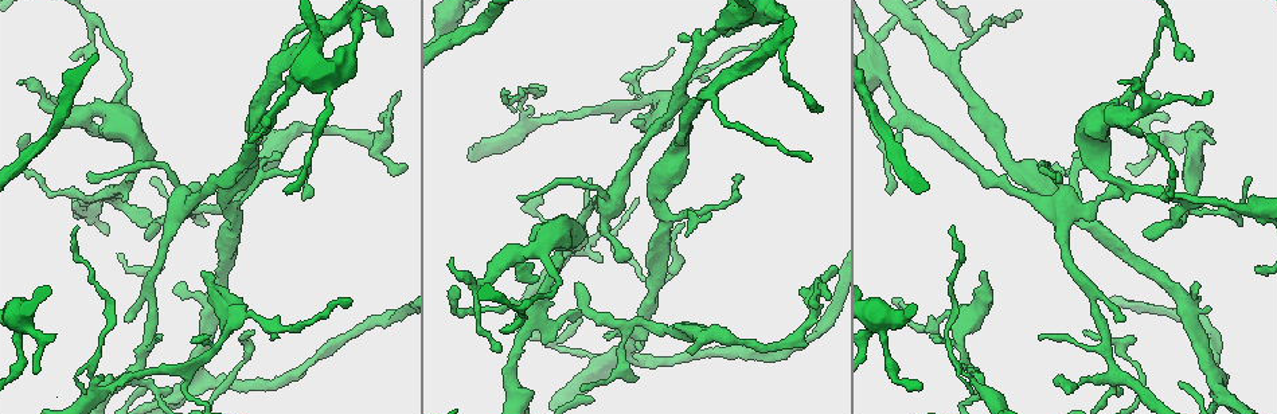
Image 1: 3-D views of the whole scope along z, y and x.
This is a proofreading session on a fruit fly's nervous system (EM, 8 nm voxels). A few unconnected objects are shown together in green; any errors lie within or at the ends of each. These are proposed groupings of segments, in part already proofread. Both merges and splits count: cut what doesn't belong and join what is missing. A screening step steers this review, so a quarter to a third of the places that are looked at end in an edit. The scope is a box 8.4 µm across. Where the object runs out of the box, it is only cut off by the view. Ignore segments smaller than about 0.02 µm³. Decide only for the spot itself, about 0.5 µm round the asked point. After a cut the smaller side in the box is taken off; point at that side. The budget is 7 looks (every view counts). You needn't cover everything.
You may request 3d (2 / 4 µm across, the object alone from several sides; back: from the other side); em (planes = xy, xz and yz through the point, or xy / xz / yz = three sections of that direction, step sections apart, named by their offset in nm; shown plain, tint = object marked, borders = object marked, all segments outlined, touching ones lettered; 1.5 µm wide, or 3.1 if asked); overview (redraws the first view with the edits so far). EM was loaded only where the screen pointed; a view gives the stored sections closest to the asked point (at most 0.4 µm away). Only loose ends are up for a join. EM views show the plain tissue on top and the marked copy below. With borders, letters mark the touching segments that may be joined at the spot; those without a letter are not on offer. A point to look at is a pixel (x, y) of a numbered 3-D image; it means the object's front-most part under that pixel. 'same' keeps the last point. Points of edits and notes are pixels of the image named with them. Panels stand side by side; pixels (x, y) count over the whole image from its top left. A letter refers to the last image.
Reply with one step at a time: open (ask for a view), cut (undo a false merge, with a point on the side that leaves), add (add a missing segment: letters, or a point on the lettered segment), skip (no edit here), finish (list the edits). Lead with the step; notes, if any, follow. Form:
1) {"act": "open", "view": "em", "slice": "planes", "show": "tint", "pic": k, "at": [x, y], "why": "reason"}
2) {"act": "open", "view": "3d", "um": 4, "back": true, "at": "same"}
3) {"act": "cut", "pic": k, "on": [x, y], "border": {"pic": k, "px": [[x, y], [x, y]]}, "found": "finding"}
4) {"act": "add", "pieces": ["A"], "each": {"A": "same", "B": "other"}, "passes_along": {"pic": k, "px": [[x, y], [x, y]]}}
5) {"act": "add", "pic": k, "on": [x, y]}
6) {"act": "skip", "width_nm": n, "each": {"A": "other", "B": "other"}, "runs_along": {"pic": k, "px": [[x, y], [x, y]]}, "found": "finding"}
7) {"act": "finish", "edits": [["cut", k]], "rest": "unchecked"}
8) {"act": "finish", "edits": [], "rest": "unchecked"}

{"act": "open", "view": "3d", "um": 2, "pic": 1, "at": [532, 123], "why": "sudden change in width"}

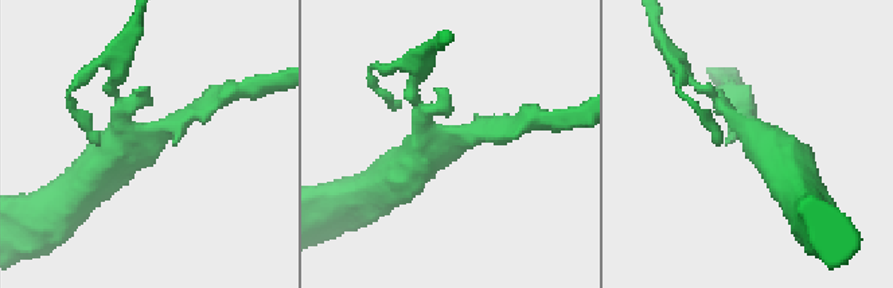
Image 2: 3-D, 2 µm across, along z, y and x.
{"act": "open", "view": "em", "slice": "xy", "step": 4, "show": "tint", "pic": 2, "at": [746, 129], "why": "now the EM"}

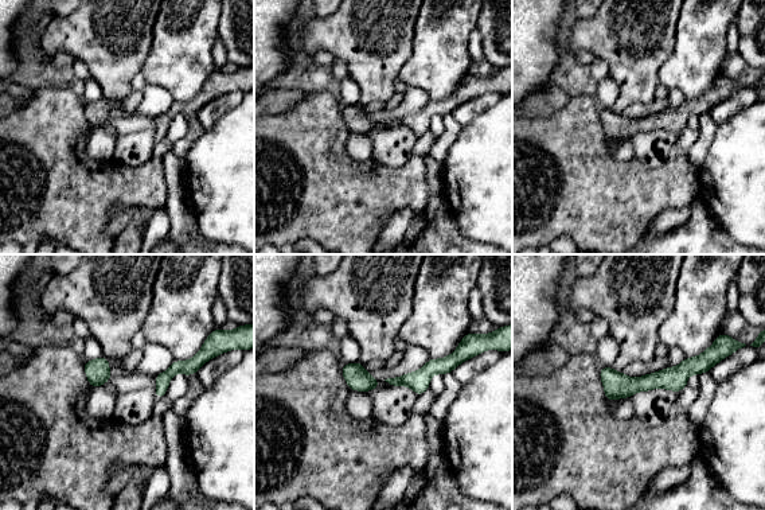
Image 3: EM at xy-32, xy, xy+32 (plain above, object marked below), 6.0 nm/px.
{"act": "open", "view": "em", "slice": "planes", "show": "borders", "at": "same"}

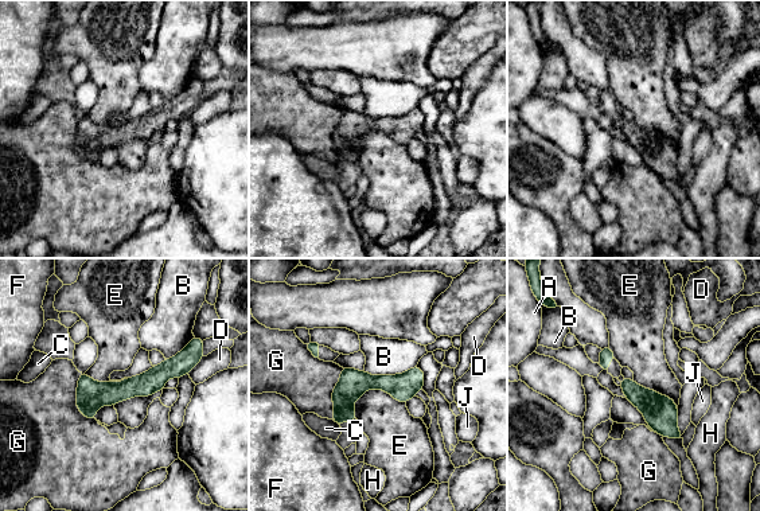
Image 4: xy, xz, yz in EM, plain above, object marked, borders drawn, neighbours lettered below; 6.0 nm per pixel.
{"act": "skip", "each": {"A": "other", "B": "other", "C": "other", "D": "other", "E": "other", "F": "other", "G": "other", "H": "other", "J": "other"}, "border": {"pic": 4, "px": [[355, 400], [382, 389], [405, 404]]}, "found": "one neuron here"}

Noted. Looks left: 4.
{"act": "open", "view": "3d", "um": 4, "pic": 1, "at": [1144, 230], "why": "branch stops here"}

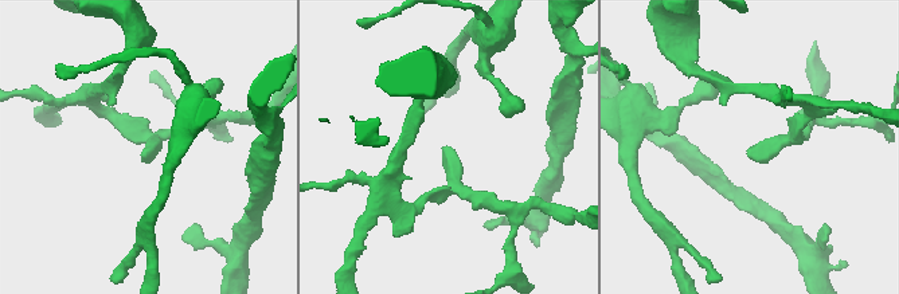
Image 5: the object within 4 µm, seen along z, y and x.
{"act": "open", "view": "em", "slice": "xy", "step": 4, "show": "borders", "pic": 5, "at": [749, 150], "why": "need the tissue"}

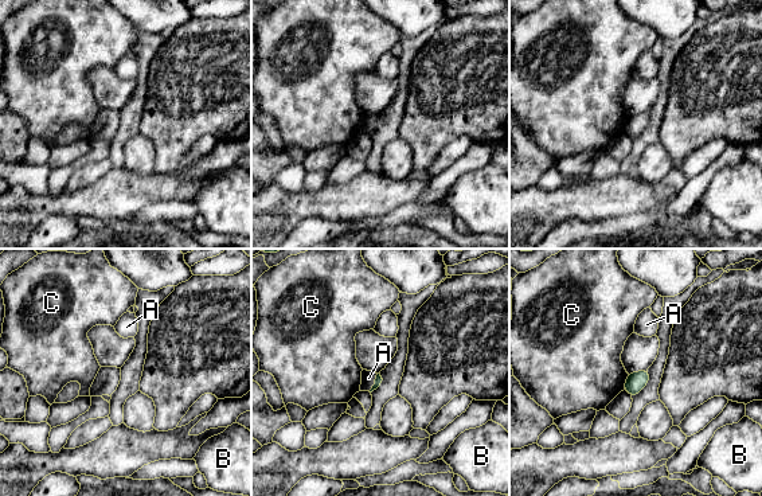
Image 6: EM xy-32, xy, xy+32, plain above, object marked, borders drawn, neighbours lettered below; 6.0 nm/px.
{"act": "open", "view": "em", "slice": "xz", "step": 4, "show": "borders", "at": "same", "why": "another direction"}

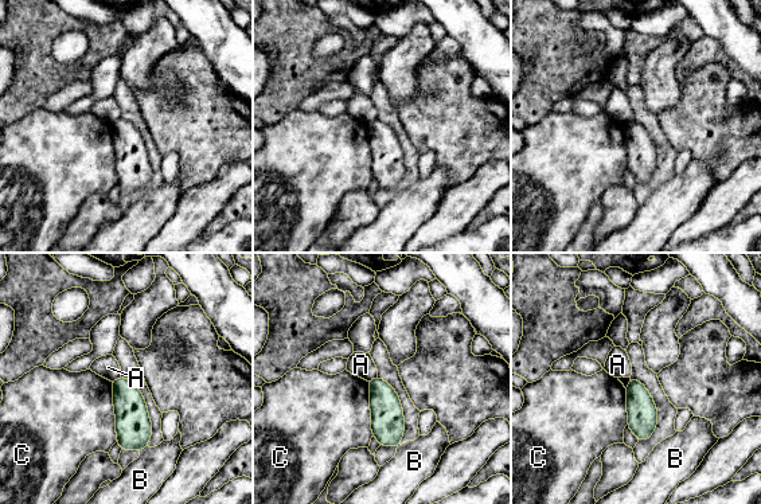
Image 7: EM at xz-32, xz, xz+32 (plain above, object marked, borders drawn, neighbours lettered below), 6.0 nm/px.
{"act": "skip", "each": {"A": "other", "B": "other", "C": "other"}, "border": {"pic": 7, "px": [[377, 376], [367, 381]]}, "found": "none of them fits"}

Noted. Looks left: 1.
{"act": "finish", "edits": [], "rest": "unchecked"}

